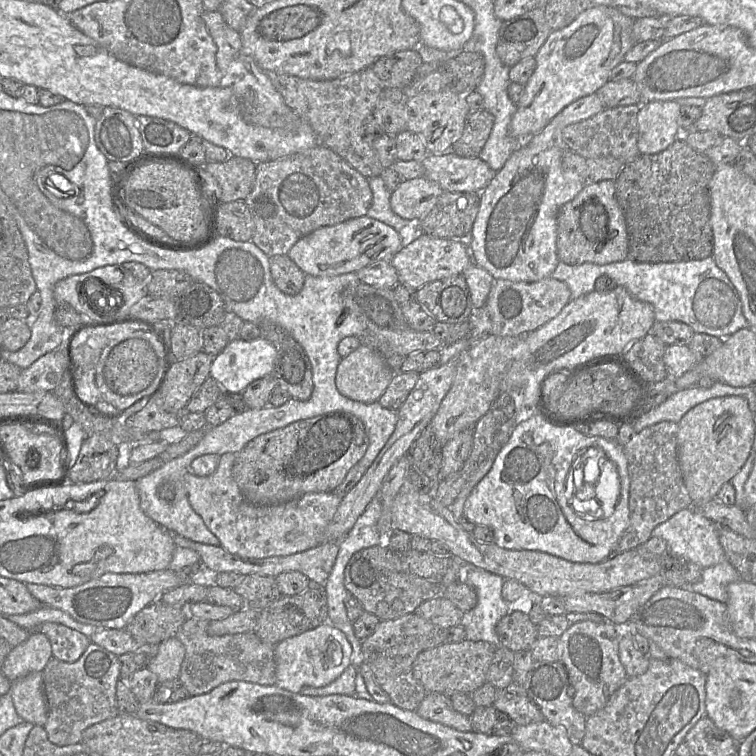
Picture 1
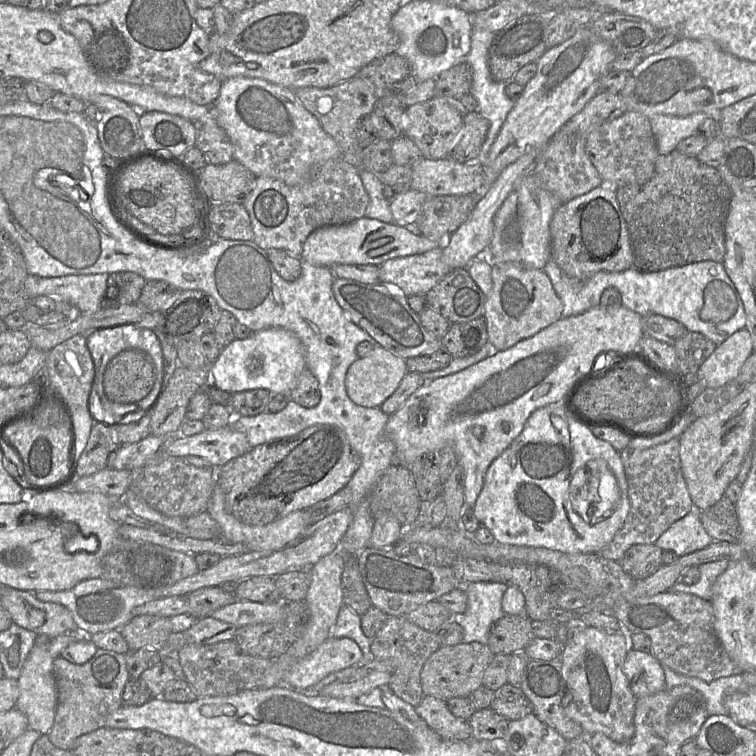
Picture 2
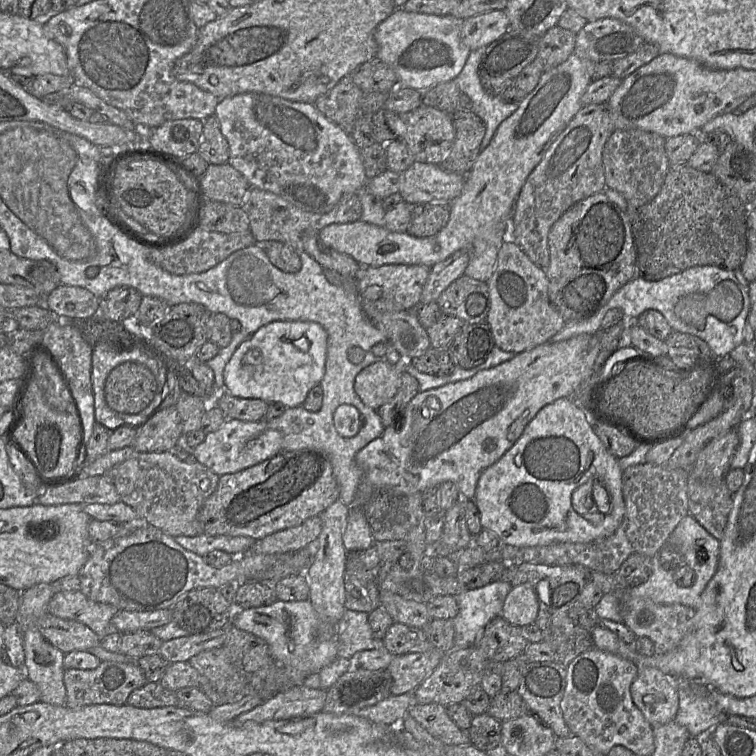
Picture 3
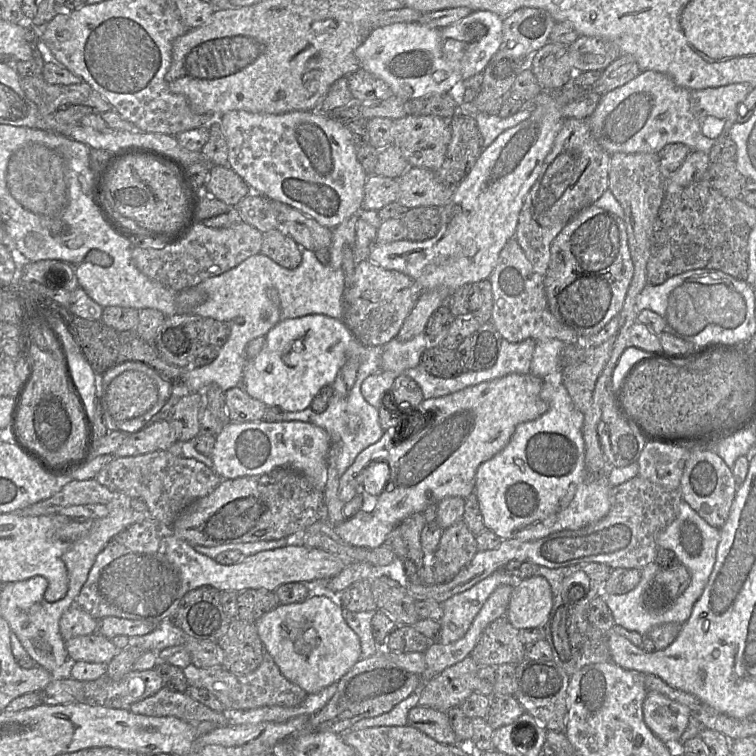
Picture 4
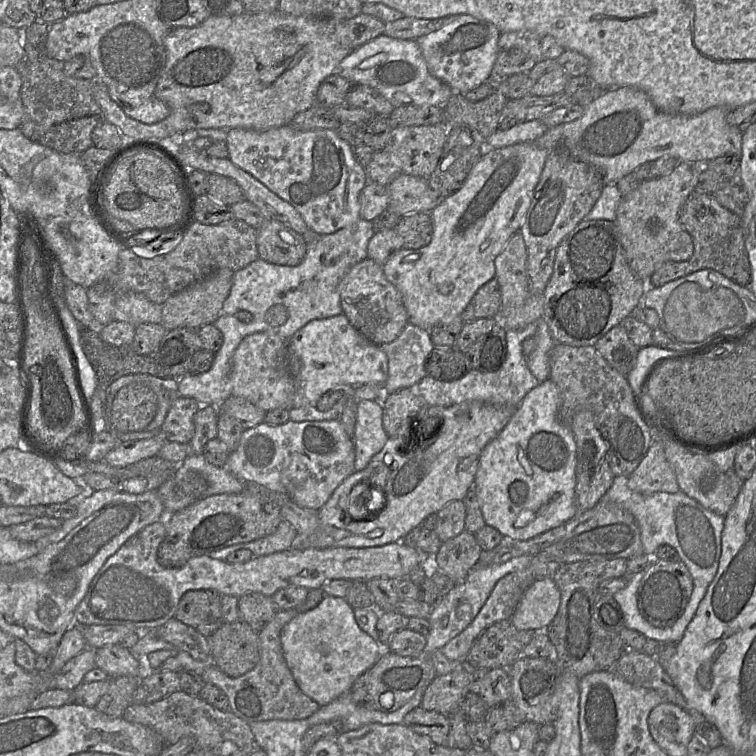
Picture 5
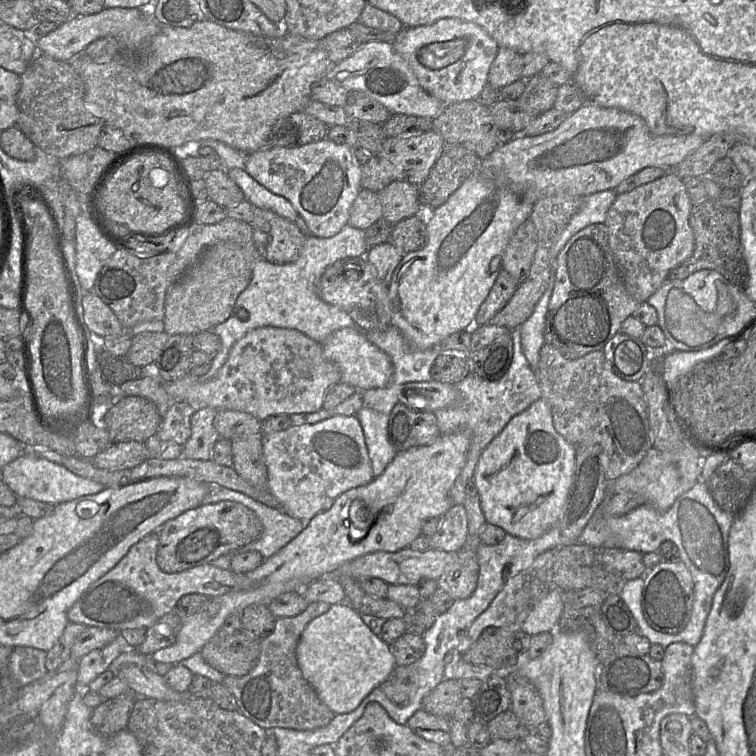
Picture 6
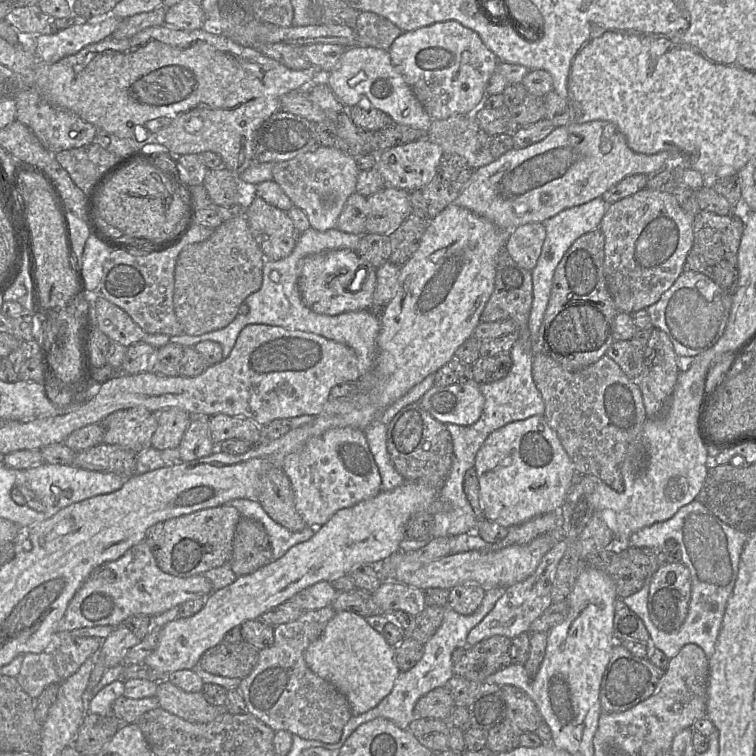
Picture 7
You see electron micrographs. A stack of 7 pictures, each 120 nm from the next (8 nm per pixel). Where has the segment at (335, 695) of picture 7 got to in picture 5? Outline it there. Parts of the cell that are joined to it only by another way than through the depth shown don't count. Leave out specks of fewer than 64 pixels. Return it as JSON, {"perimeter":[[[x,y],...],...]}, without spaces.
{"perimeter":[[[321,588],[310,589],[303,604],[292,609],[278,610],[266,627],[259,632],[260,659],[257,665],[244,675],[228,676],[214,664],[209,663],[201,676],[205,683],[213,684],[225,693],[232,713],[250,723],[266,720],[302,720],[320,708],[320,705],[297,686],[283,656],[280,634],[291,619],[316,607],[325,596]]]}

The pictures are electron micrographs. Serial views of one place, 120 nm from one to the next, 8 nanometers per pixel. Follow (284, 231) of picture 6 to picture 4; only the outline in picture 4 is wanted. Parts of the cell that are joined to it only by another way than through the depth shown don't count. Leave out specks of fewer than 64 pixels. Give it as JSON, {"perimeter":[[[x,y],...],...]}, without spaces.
{"perimeter":[[[282,229],[263,233],[260,253],[287,269],[295,269],[302,261],[302,248]]]}

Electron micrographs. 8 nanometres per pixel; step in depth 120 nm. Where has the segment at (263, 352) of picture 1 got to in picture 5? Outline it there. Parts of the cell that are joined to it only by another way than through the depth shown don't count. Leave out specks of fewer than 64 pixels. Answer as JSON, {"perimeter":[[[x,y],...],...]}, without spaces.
{"perimeter":[[[342,313],[340,315],[315,319],[308,322],[288,339],[290,366],[296,382],[294,408],[315,404],[317,399],[334,387],[355,387],[365,384],[384,386],[388,378],[388,358],[380,346],[372,343]]]}

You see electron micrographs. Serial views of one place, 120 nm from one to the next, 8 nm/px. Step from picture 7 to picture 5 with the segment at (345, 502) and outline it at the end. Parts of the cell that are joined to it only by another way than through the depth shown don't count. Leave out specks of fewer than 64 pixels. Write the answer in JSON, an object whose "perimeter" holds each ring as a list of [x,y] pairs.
{"perimeter":[[[289,420],[282,425],[262,422],[253,428],[244,429],[237,448],[229,454],[226,468],[245,484],[257,484],[284,493],[300,507],[319,510],[334,490],[355,472],[354,463],[354,444],[340,420],[304,422]]]}

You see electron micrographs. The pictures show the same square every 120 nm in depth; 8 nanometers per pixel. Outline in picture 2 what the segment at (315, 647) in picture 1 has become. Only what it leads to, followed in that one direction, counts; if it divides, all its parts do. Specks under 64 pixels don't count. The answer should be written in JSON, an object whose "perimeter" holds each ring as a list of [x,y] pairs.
{"perimeter":[[[332,635],[287,673],[283,685],[303,691],[329,674],[359,665],[362,651],[350,638]]]}

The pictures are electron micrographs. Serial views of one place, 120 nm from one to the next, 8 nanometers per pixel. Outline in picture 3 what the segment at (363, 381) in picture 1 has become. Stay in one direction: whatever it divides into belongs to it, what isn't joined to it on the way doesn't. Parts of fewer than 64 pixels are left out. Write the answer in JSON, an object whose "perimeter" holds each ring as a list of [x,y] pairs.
{"perimeter":[[[389,360],[374,362],[357,374],[354,390],[366,406],[377,410],[397,393],[401,372],[400,365]]]}

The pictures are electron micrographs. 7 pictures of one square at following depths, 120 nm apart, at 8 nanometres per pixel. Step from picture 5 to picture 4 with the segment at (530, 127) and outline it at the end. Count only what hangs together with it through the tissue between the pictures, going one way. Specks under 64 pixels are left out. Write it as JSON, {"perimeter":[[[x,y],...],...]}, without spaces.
{"perimeter":[[[525,103],[517,113],[507,118],[476,112],[474,118],[483,139],[483,149],[488,147],[502,132],[526,120],[531,115],[532,109],[528,103]]]}

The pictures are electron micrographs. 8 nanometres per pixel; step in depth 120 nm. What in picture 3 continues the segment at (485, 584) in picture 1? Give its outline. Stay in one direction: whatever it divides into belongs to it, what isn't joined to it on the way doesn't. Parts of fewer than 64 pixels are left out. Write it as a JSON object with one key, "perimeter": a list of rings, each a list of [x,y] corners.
{"perimeter":[[[497,580],[455,596],[458,614],[452,619],[455,647],[476,646],[485,626],[501,615],[505,598],[513,586]]]}

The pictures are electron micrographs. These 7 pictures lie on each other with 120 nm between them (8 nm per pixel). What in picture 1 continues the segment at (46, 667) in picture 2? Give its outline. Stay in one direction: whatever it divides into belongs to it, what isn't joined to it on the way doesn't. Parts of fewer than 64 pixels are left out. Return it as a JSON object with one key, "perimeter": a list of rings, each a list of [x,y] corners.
{"perimeter":[[[32,672],[12,682],[9,692],[17,714],[34,726],[45,725],[48,707],[44,694],[42,672]]]}

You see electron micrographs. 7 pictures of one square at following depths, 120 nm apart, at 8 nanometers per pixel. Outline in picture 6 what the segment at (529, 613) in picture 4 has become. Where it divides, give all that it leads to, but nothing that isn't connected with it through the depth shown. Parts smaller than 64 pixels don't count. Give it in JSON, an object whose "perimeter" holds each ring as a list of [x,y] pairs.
{"perimeter":[[[553,587],[532,609],[523,622],[521,631],[534,636],[558,628],[563,607],[562,591]]]}

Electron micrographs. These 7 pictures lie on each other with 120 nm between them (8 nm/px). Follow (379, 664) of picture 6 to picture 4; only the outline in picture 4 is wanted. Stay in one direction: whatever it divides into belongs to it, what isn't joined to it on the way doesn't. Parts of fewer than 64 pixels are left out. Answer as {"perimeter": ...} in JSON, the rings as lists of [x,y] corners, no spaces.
{"perimeter":[[[317,583],[313,585],[313,593],[304,602],[278,604],[255,622],[265,653],[273,658],[285,678],[305,690],[307,694],[318,693],[327,686],[337,683],[361,656],[359,637],[346,623],[344,609],[334,596],[319,593],[322,590],[323,585]]]}

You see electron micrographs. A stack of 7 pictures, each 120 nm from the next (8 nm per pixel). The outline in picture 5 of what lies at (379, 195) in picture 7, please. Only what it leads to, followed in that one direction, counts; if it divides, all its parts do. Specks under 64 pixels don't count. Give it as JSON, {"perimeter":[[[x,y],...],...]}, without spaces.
{"perimeter":[[[399,174],[389,185],[388,208],[395,214],[403,217],[408,214],[430,213],[440,198],[431,191],[427,178]]]}

